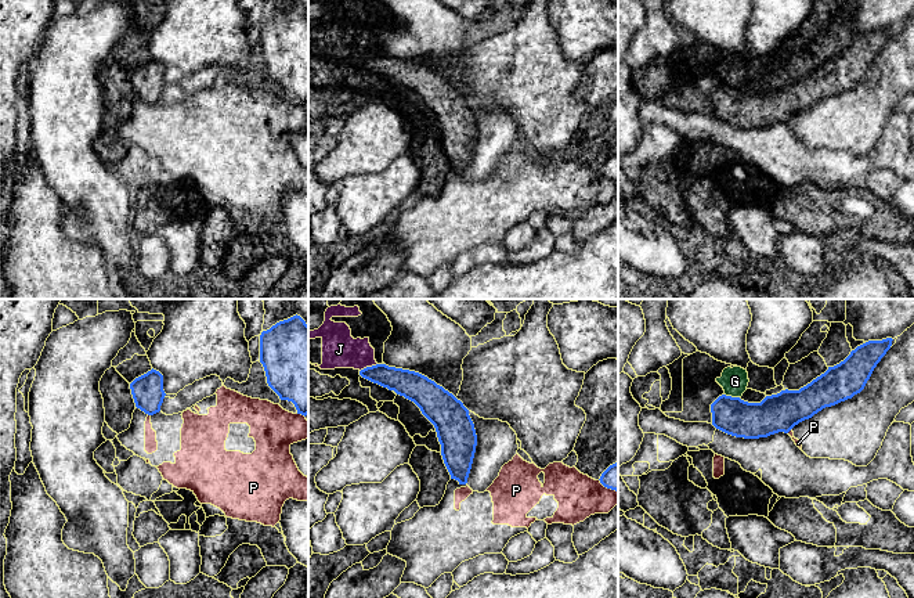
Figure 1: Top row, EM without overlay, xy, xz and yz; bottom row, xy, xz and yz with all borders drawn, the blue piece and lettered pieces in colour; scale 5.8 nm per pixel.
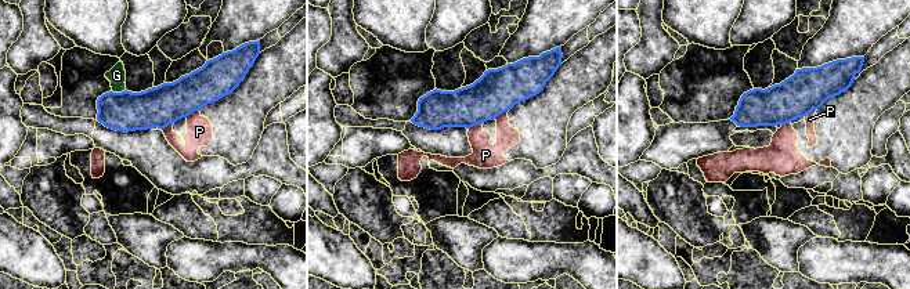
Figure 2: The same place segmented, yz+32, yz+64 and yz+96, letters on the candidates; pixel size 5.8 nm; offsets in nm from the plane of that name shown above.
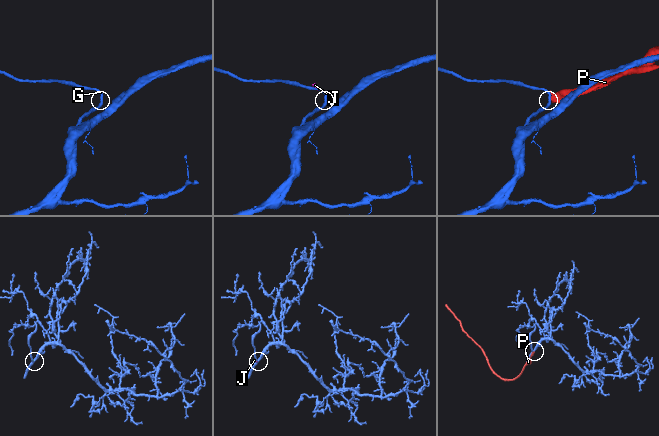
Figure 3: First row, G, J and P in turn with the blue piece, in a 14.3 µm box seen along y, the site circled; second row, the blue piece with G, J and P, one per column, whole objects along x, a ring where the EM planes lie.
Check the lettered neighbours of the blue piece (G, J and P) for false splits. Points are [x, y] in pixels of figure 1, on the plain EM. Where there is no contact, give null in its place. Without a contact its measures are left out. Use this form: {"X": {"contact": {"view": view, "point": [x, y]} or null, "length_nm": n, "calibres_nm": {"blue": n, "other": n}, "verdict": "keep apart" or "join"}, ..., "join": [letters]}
{"G": {"contact": {"view": "yz", "point": [730, 86]}, "length_nm": 90, "calibres_nm": {"blue": 220, "other": 160}, "verdict": "keep apart"}, "J": {"contact": {"view": "xz", "point": [368, 57]}, "length_nm": 120, "calibres_nm": {"blue": 160, "other": 200}, "verdict": "keep apart"}, "P": {"contact": {"view": "xz", "point": [607, 177]}, "length_nm": 130, "calibres_nm": {"blue": 160, "other": 260}, "verdict": "keep apart"}, "join": []}

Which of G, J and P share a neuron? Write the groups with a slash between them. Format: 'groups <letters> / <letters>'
groups G / J / P

